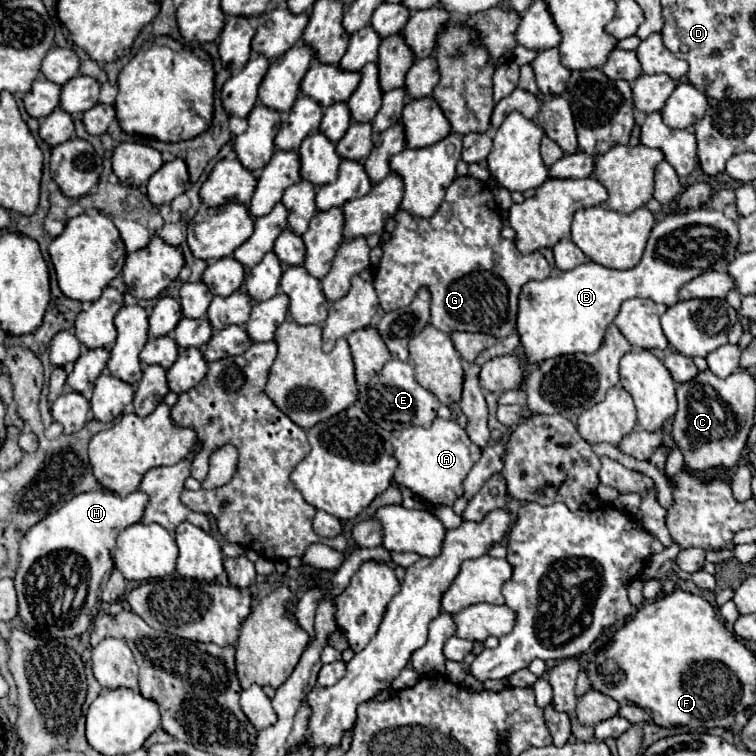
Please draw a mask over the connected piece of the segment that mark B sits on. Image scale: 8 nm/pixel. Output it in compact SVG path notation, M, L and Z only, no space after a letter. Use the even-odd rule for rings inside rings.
M706 206L692 208L692 210L676 210L672 214L666 214L660 222L656 222L656 226L650 232L648 246L644 250L644 256L642 256L640 264L630 268L630 270L614 270L614 268L606 268L606 266L596 264L596 262L586 262L586 264L576 266L574 270L550 276L542 282L528 282L522 290L522 296L520 296L520 310L518 310L518 324L516 324L528 360L530 362L542 362L542 360L564 356L564 354L576 354L576 352L592 354L592 352L596 352L602 344L606 328L618 316L624 300L628 300L628 298L650 298L650 300L666 304L666 306L676 304L680 300L680 288L684 284L688 284L688 280L694 280L696 276L700 276L706 270L724 272L728 268L728 264L740 252L738 250L738 238L740 238L740 234L738 234L736 220L726 218L724 212L718 212L718 210L712 210L712 208L706 208ZM700 226L714 228L718 234L716 236L714 234L706 236L704 230L698 230L698 236L692 236L690 232L694 232L694 228L700 228Z

